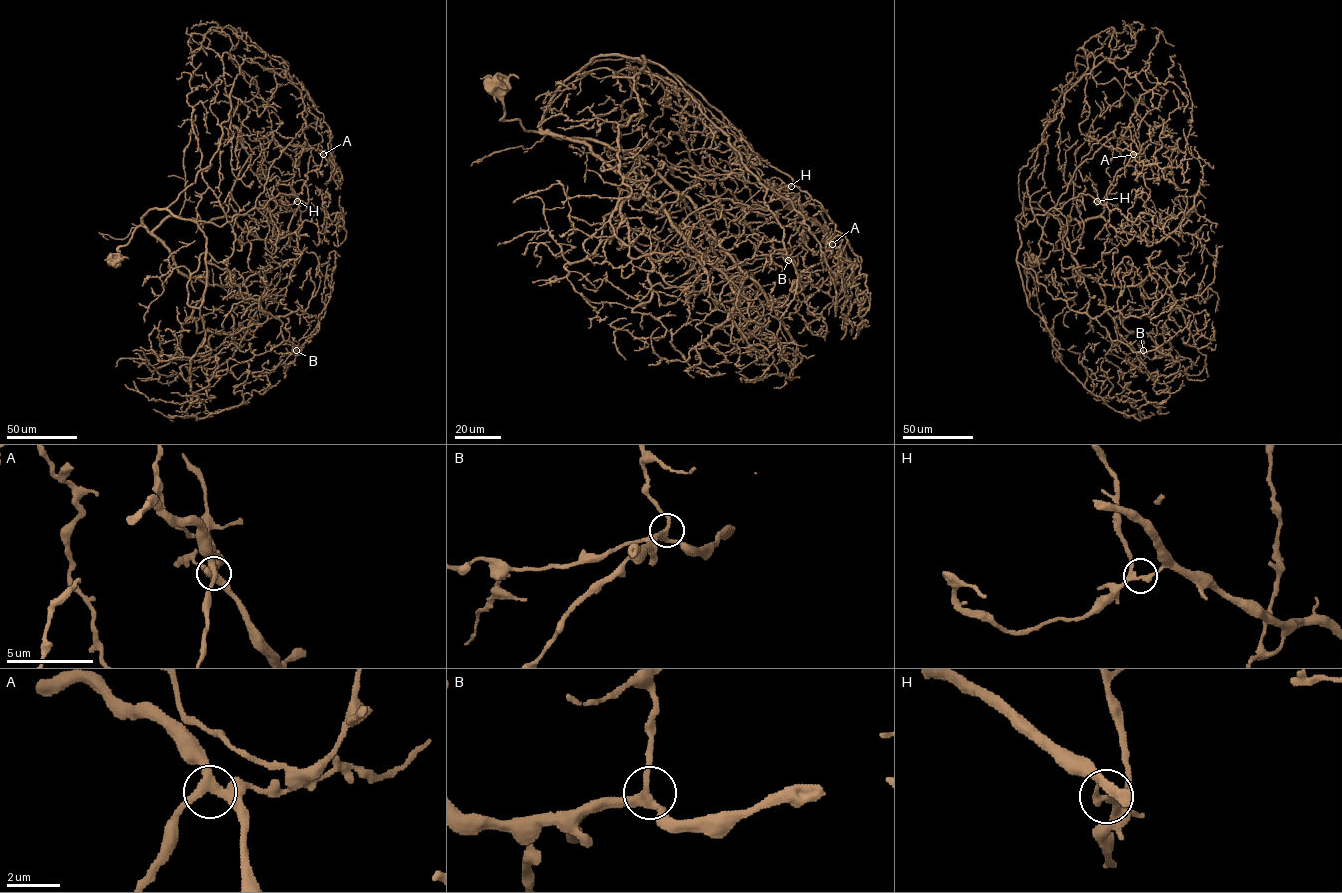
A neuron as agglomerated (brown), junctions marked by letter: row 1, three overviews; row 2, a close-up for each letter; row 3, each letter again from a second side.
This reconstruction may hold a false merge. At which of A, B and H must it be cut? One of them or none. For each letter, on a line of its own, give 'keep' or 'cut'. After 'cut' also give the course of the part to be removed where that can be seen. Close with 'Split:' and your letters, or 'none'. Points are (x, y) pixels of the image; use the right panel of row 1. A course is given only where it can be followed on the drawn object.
A: keep
B: keep
H: keep
Split: none

